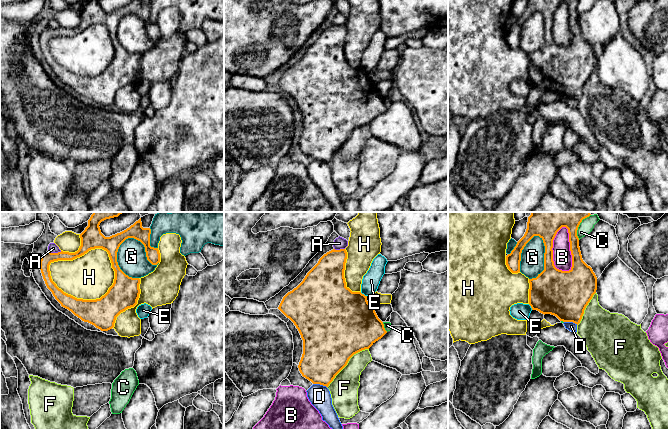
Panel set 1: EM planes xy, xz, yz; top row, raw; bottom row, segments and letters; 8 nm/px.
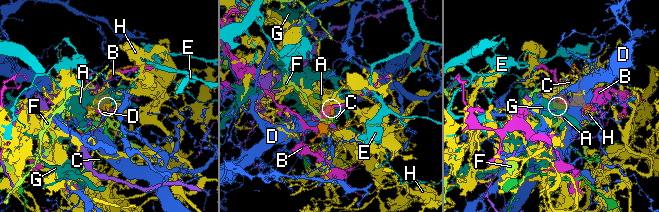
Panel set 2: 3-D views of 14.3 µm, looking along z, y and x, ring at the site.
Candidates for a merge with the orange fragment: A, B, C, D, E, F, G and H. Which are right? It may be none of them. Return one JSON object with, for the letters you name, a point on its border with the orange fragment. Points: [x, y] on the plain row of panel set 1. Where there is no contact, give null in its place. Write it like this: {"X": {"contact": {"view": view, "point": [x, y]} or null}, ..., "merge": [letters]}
{"merge": []}

